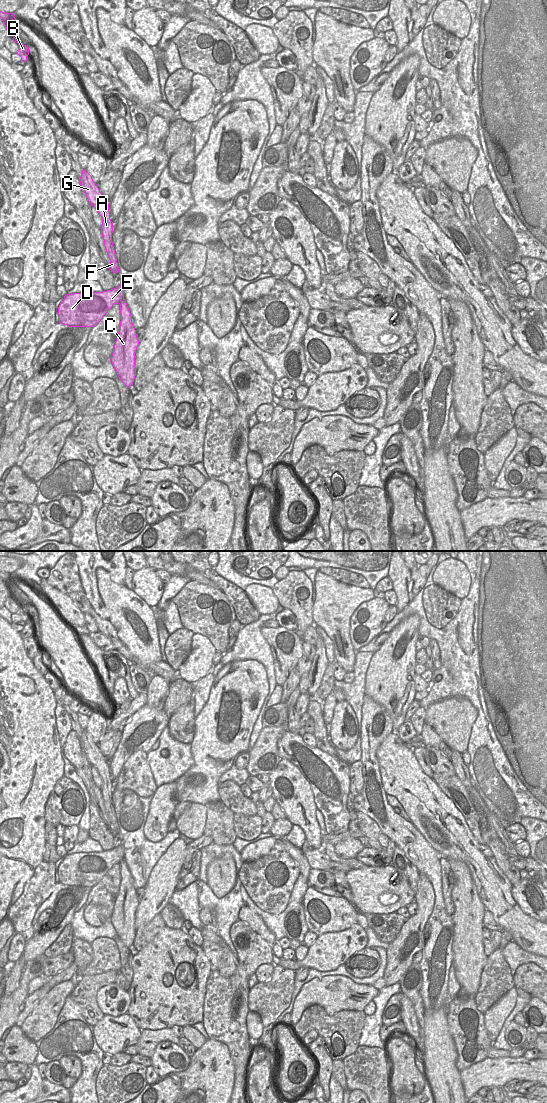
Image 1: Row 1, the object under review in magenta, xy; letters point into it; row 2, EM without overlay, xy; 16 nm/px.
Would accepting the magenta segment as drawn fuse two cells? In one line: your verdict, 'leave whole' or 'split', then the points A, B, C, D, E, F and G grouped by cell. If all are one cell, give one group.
split; groups A B C F G / D E

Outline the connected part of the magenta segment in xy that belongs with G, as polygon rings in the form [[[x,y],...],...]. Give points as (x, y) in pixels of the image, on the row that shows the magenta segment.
[[[82,170],[79,181],[81,189],[84,191],[90,205],[93,206],[101,216],[102,226],[100,229],[104,246],[110,260],[109,268],[113,273],[117,273],[119,272],[119,267],[112,242],[113,222],[110,219],[109,203],[100,192],[98,185],[93,181],[92,176],[86,170]]]

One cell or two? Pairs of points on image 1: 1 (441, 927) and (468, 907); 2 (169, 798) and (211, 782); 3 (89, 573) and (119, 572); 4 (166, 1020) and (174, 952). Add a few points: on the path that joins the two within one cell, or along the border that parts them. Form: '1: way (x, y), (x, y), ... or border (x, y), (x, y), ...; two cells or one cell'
1: border (453, 915), (452, 943); two cells
2: way (177, 791), (200, 783); one cell
3: way (96, 565), (108, 564), (111, 567); one cell
4: way (164, 1003), (162, 977), (170, 969); one cell

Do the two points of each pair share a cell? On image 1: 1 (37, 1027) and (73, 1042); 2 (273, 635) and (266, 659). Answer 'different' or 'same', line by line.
1: different
2: different

